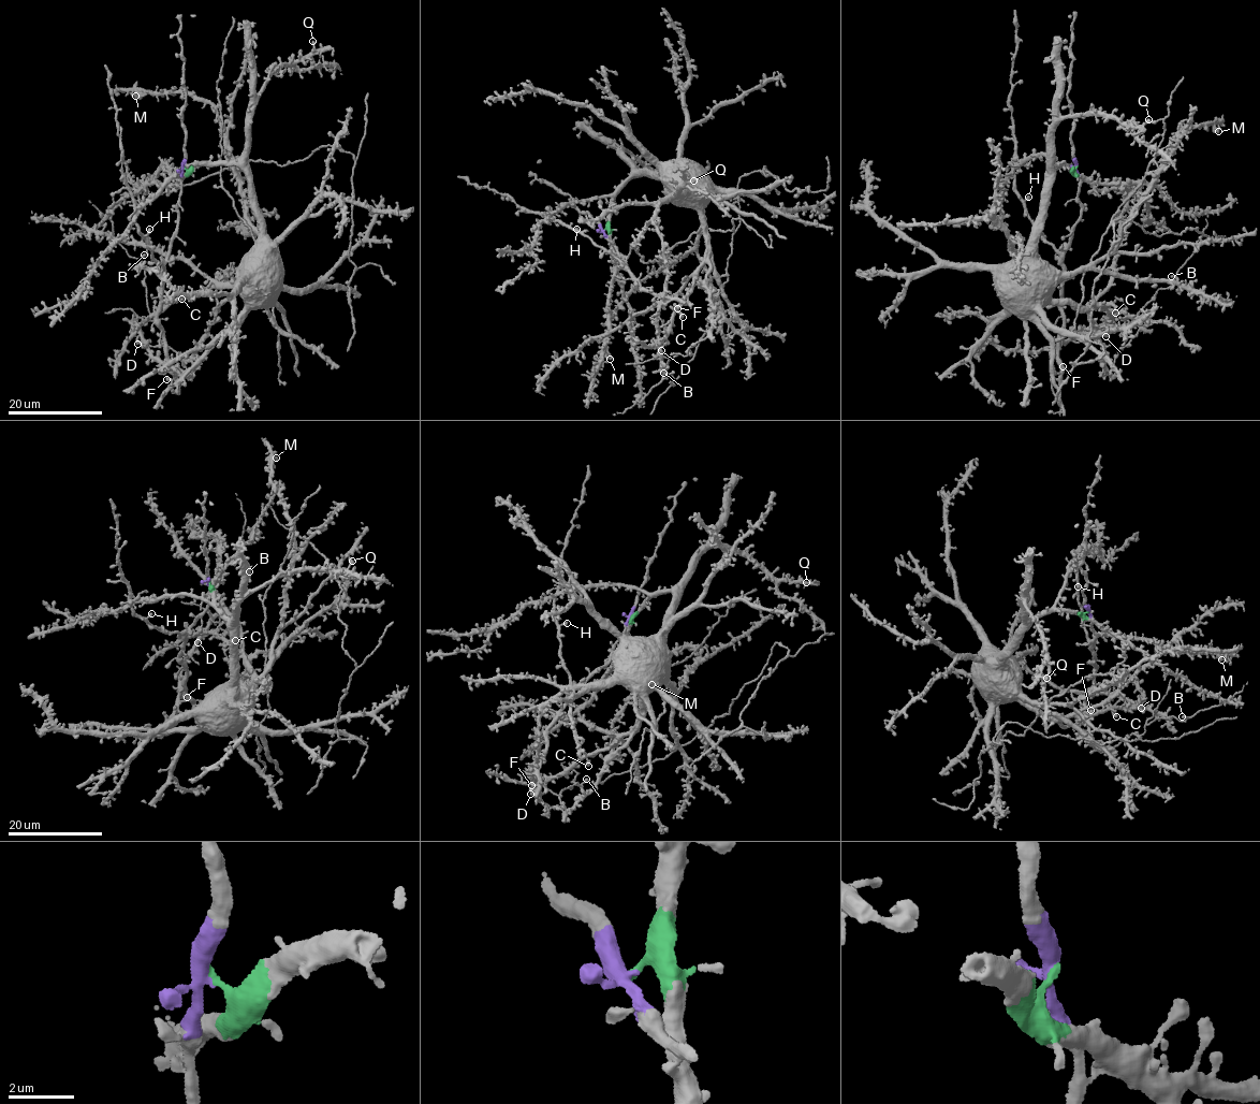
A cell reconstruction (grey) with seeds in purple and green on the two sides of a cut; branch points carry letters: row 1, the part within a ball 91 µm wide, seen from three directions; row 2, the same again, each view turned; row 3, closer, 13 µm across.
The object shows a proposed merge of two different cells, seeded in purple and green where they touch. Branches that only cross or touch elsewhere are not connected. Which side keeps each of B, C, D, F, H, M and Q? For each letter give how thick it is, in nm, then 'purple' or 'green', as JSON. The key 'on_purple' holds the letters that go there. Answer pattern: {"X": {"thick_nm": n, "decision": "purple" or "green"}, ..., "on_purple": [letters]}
{"B": {"thick_nm": 360, "decision": "green"}, "C": {"thick_nm": 480, "decision": "green"}, "D": {"thick_nm": 380, "decision": "green"}, "F": {"thick_nm": 400, "decision": "purple"}, "H": {"thick_nm": 440, "decision": "purple"}, "M": {"thick_nm": 380, "decision": "green"}, "Q": {"thick_nm": 380, "decision": "green"}, "on_purple": ["F", "H"]}

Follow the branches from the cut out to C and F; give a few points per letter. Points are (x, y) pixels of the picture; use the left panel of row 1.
C: (185, 168), (221, 162), (243, 170), (261, 240), (254, 281), (215, 285), (181, 298)
F: (185, 168), (180, 179), (178, 220), (165, 265), (158, 316), (163, 349), (173, 375), (173, 379), (165, 379)

